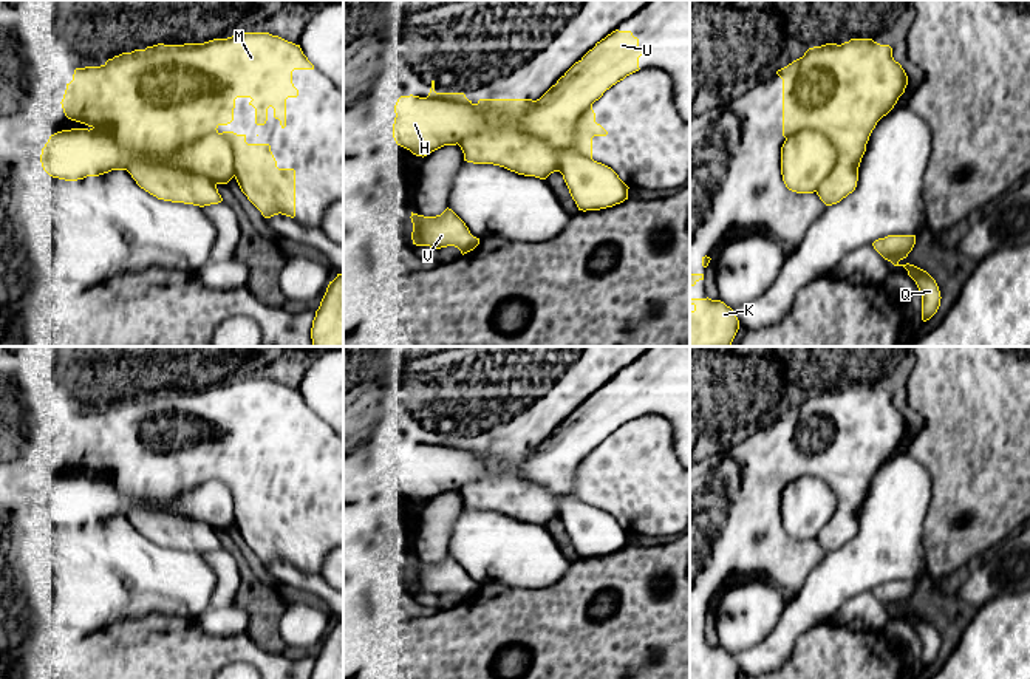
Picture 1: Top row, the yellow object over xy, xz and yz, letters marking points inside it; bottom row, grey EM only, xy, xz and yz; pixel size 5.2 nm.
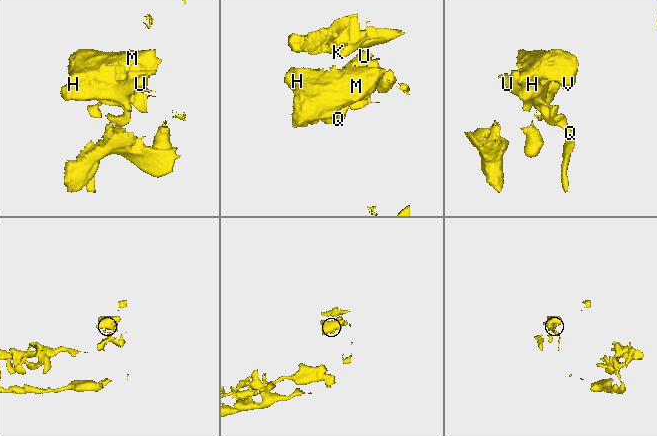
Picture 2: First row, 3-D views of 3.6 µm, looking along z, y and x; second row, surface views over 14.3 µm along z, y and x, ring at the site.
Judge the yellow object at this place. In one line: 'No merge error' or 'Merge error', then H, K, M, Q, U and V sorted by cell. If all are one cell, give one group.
Merge error. Groups: H U / K M Q V

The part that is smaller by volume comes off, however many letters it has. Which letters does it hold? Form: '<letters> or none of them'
K, M, Q, V

